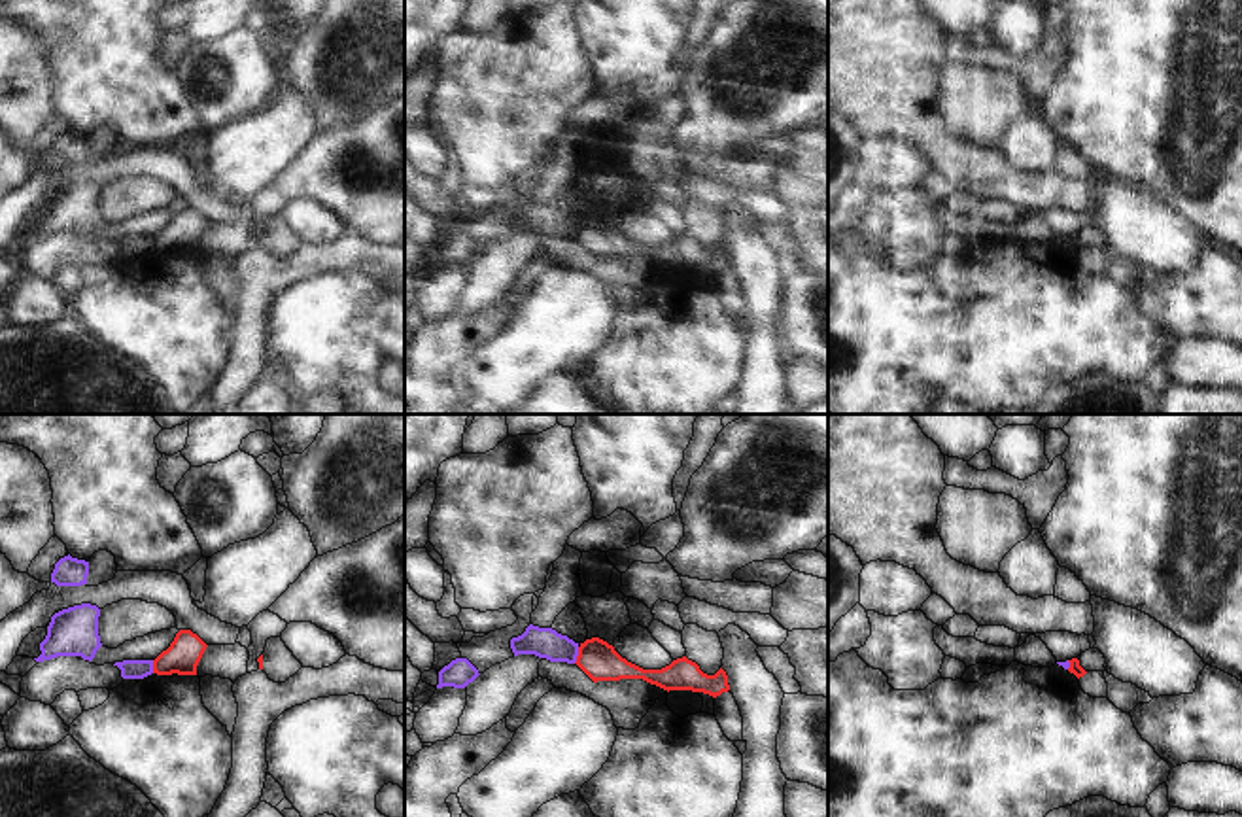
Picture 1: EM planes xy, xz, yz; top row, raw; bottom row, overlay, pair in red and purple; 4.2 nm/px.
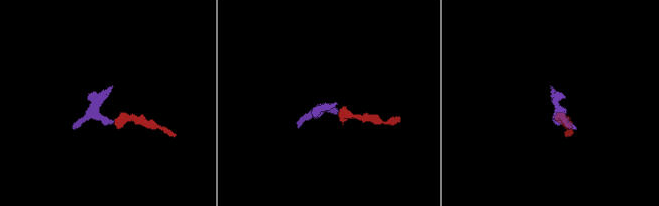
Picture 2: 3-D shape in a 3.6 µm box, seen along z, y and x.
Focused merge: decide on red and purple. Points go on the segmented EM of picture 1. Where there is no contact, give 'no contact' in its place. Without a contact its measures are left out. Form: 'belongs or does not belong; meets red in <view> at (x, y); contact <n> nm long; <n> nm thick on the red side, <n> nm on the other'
does not belong; meets red in xz at (579, 655); contact 80 nm long; 160 nm thick on the red side, 130 nm on the other

